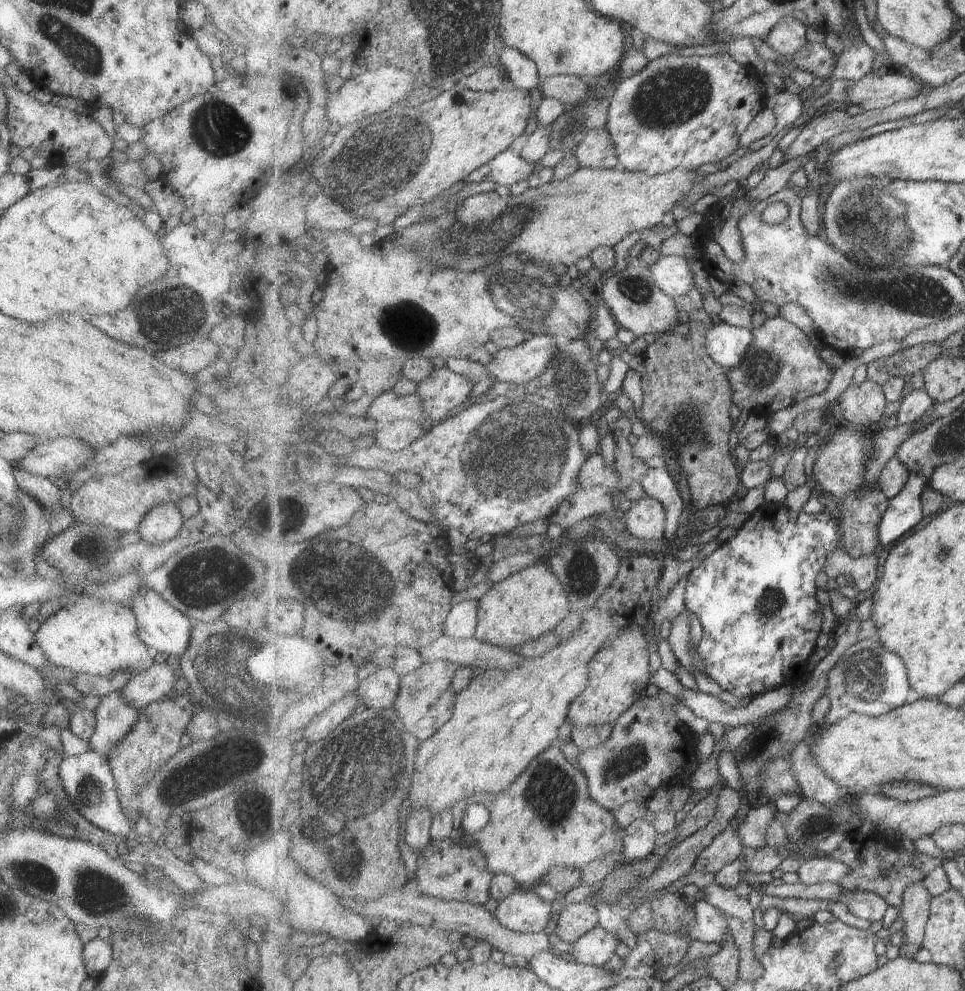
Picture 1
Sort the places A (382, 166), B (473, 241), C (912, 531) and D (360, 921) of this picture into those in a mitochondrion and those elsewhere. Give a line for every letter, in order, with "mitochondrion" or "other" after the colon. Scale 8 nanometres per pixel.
A: mitochondrion
B: mitochondrion
C: other
D: other

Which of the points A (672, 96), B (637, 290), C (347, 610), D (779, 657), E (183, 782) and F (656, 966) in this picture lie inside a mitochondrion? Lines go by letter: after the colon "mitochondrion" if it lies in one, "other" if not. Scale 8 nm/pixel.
A: mitochondrion
B: mitochondrion
C: mitochondrion
D: other
E: mitochondrion
F: other

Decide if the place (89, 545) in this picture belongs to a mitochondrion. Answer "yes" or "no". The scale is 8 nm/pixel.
yes

